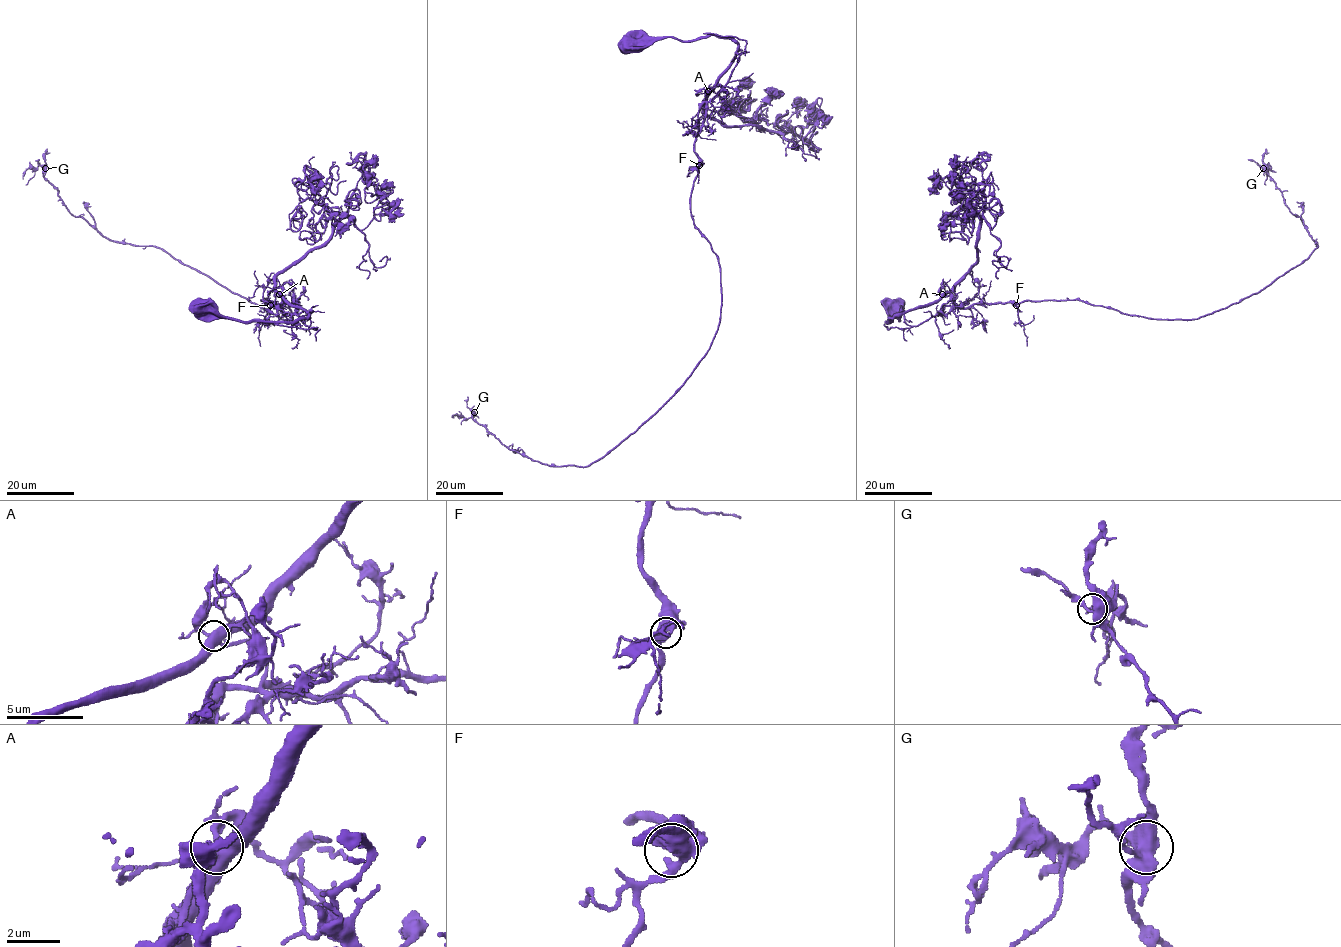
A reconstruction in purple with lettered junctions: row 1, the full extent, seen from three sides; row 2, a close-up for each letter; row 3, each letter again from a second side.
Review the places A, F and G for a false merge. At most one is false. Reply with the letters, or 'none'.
A

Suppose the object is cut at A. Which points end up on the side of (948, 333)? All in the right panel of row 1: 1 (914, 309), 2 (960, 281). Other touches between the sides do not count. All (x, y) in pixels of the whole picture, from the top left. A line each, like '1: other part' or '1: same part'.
1: other part
2: other part

